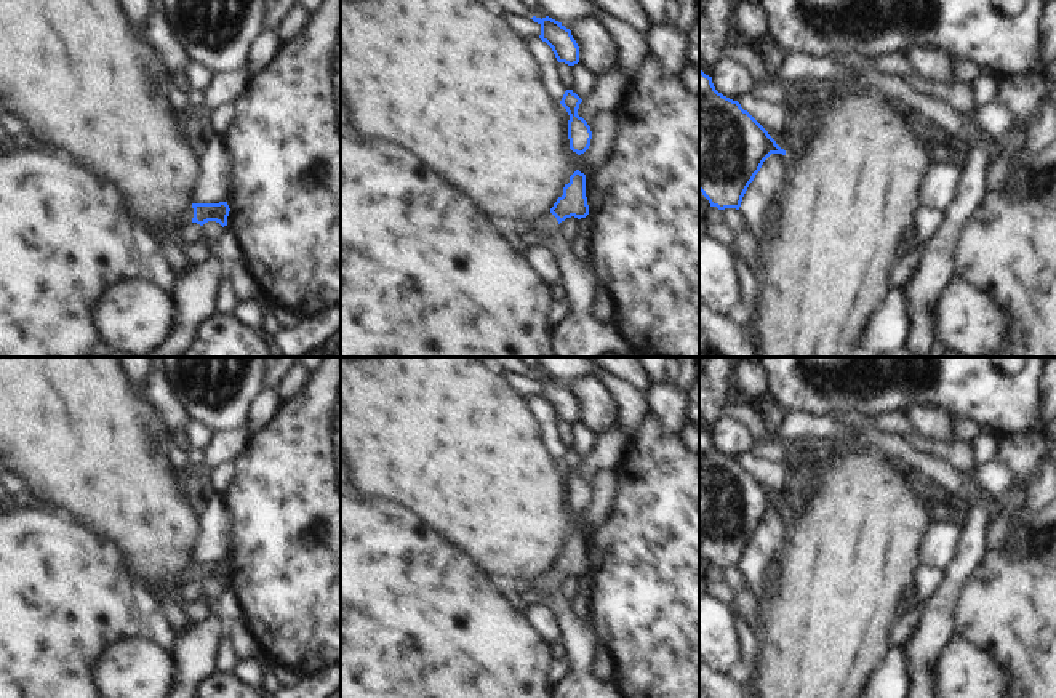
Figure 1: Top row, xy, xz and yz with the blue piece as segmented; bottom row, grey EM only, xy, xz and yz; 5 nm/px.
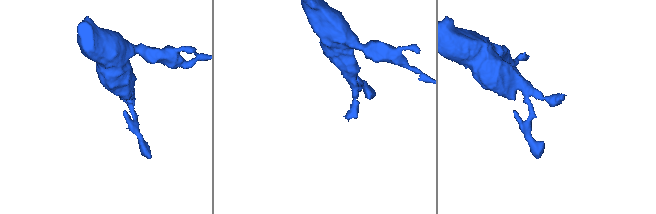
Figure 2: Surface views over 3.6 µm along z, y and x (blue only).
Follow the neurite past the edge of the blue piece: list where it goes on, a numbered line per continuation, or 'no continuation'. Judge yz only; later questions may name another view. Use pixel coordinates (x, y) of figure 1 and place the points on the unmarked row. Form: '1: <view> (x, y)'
no continuation

